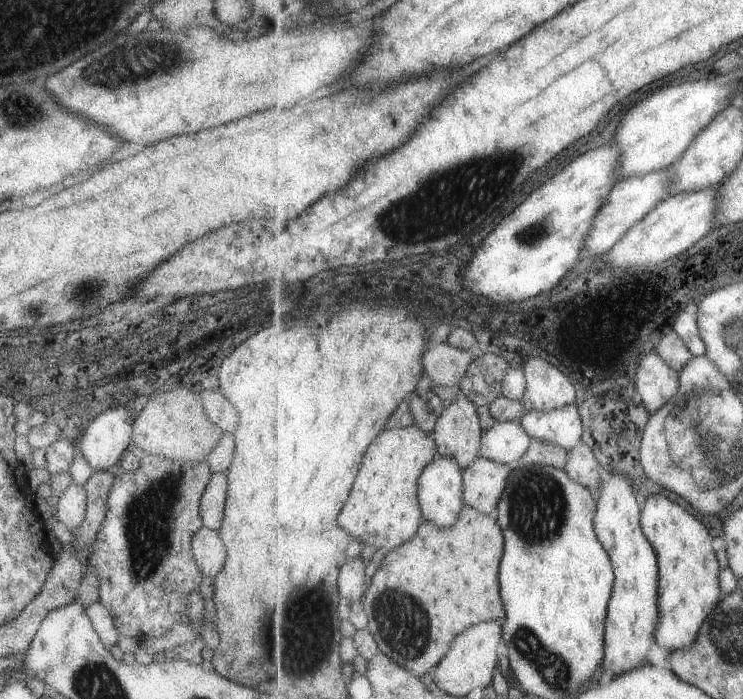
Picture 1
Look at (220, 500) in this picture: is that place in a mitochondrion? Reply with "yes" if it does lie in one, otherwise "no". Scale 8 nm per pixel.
no

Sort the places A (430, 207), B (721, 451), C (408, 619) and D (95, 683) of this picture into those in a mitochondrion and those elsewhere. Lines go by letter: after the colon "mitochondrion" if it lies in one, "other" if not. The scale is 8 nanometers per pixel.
A: mitochondrion
B: mitochondrion
C: mitochondrion
D: mitochondrion

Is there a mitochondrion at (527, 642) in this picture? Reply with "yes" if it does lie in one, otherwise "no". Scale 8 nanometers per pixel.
yes

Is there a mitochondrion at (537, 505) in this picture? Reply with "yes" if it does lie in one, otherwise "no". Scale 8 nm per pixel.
yes

